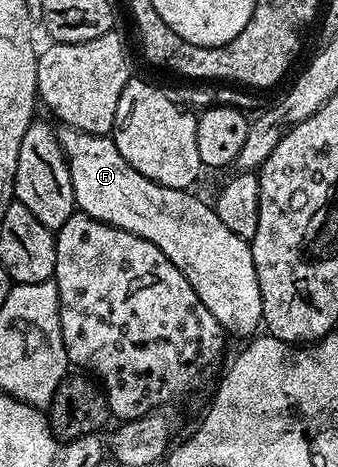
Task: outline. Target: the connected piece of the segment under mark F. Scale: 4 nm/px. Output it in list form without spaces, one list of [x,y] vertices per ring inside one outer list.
[[[67,126],[61,127],[58,135],[70,170],[76,207],[83,215],[154,242],[182,270],[202,306],[214,314],[225,333],[248,338],[257,331],[256,327],[261,327],[264,311],[252,245],[224,225],[209,201],[207,204],[199,200],[195,191],[162,186],[148,180],[146,174],[138,174],[118,154],[111,135],[91,136]]]

